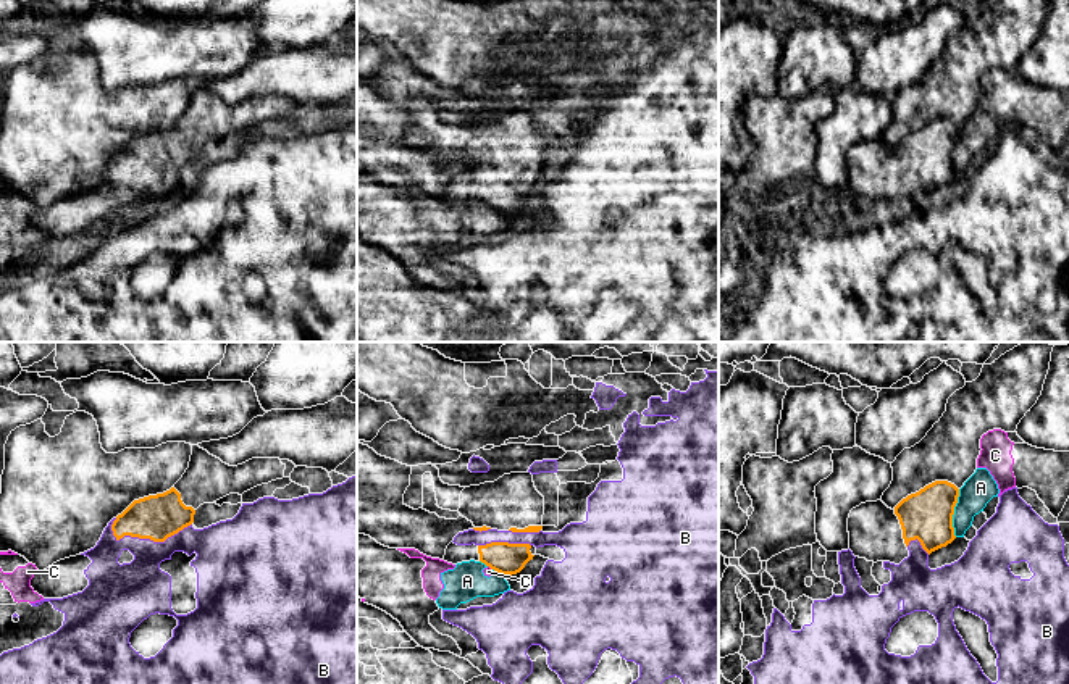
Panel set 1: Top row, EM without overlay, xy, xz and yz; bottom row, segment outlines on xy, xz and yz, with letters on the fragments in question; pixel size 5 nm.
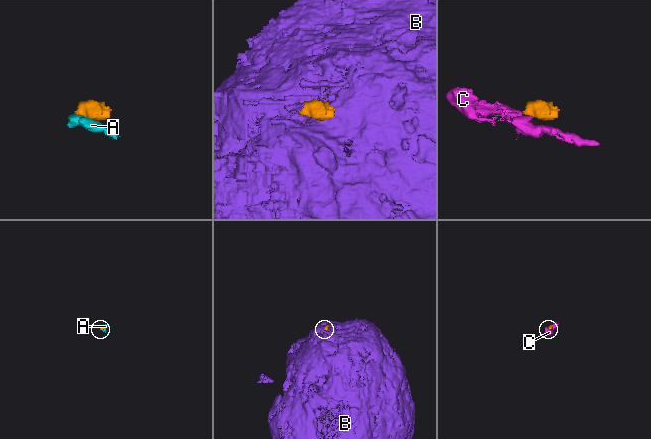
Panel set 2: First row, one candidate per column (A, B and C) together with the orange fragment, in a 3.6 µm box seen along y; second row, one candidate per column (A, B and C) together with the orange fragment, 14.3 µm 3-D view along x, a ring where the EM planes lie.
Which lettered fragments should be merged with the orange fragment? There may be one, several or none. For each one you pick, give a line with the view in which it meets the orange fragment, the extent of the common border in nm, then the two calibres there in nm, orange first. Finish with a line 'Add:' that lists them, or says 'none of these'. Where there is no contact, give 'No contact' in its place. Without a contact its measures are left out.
Add: none of these

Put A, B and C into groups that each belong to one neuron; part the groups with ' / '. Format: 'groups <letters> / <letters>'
groups A C / B

